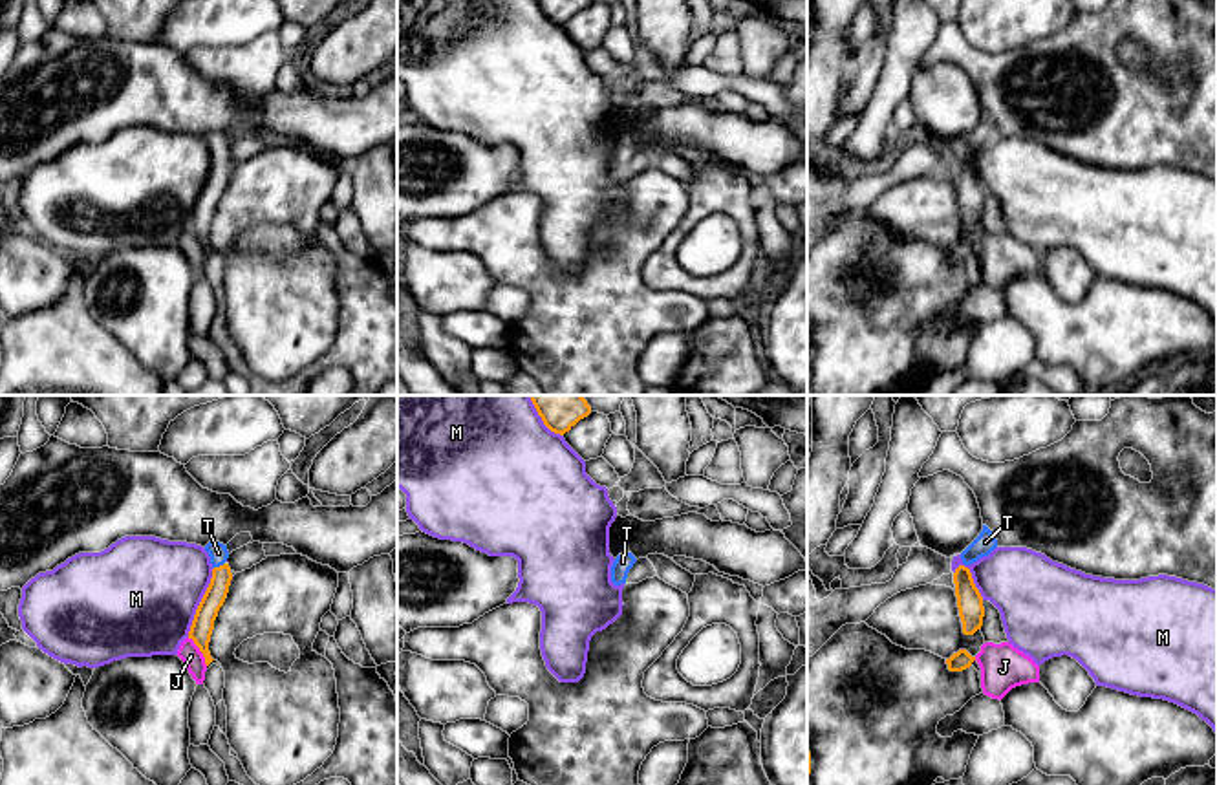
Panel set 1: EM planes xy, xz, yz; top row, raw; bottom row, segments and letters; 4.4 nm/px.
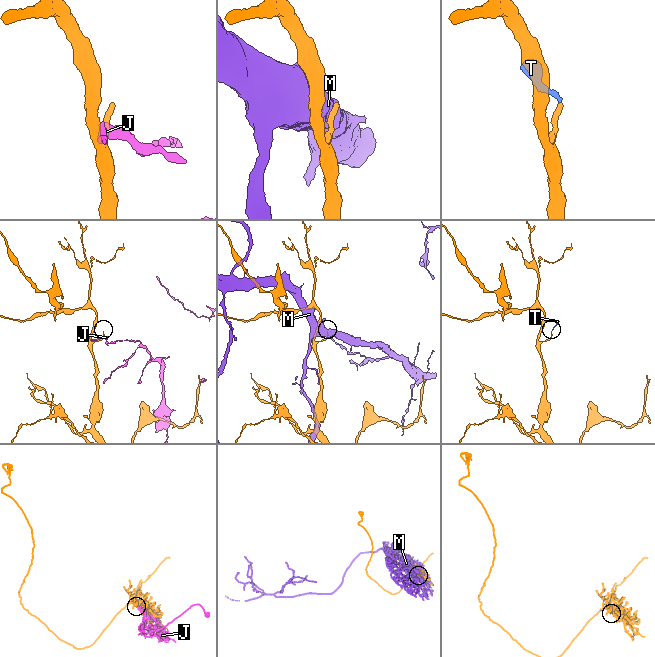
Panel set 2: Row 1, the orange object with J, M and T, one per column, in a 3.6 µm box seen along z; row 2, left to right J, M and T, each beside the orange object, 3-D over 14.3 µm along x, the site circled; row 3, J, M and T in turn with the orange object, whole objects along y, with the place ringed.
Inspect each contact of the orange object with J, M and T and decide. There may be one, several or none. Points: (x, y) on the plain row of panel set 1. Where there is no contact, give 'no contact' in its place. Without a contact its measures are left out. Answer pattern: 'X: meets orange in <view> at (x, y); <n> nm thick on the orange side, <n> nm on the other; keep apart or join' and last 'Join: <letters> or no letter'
J: meets orange in xy at (200, 240); 100 nm thick on the orange side, 90 nm on the other; keep apart
M: meets orange in xy at (200, 193); 100 nm thick on the orange side, 480 nm on the other; keep apart
T: meets orange in xy at (220, 156); 90 nm thick on the orange side, 90 nm on the other; join
Join: T

